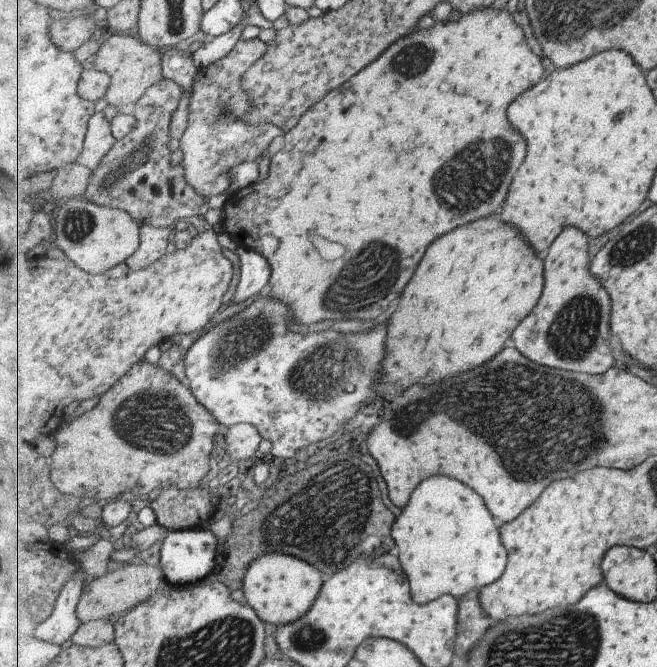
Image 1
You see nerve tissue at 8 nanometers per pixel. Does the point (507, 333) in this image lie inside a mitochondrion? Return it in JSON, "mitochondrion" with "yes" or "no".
{"mitochondrion":"no"}

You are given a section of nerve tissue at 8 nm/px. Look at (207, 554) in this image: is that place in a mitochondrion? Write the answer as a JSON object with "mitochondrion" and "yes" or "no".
{"mitochondrion":"no"}

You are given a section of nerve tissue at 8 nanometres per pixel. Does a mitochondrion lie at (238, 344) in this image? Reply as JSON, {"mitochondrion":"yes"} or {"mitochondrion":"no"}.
{"mitochondrion":"yes"}

